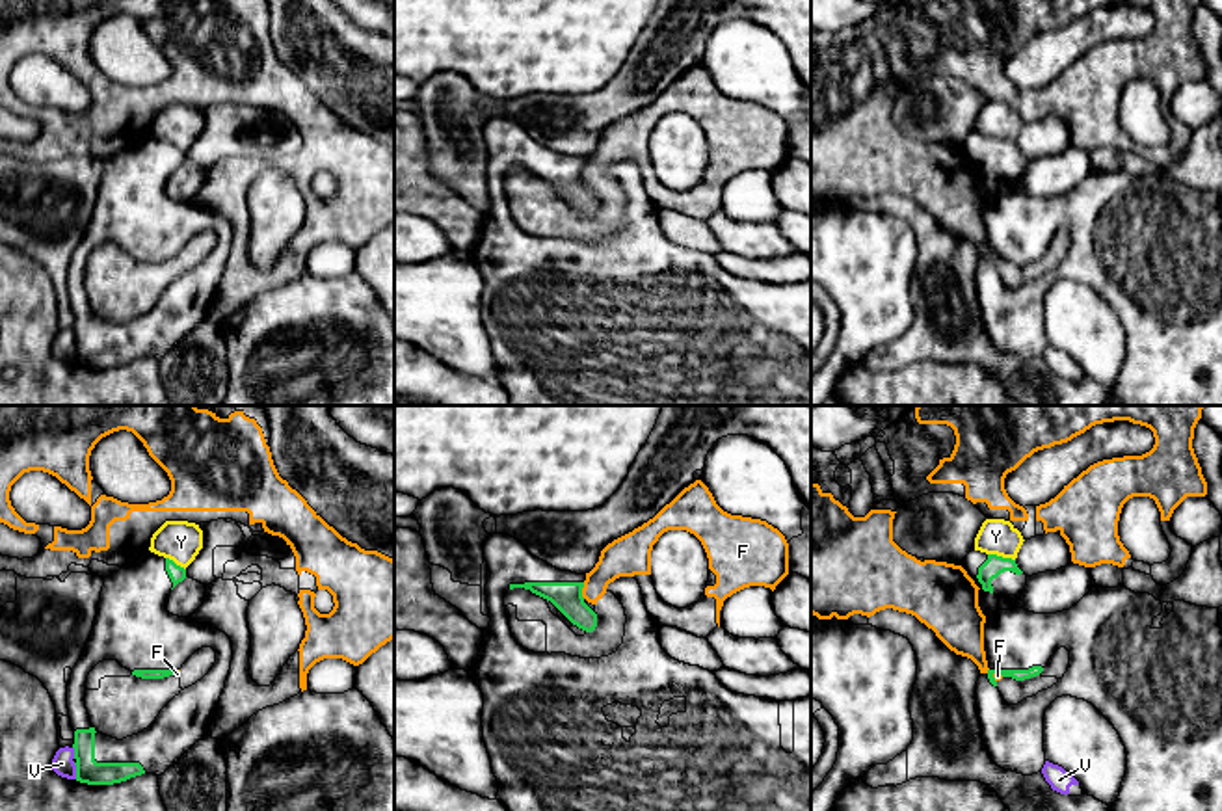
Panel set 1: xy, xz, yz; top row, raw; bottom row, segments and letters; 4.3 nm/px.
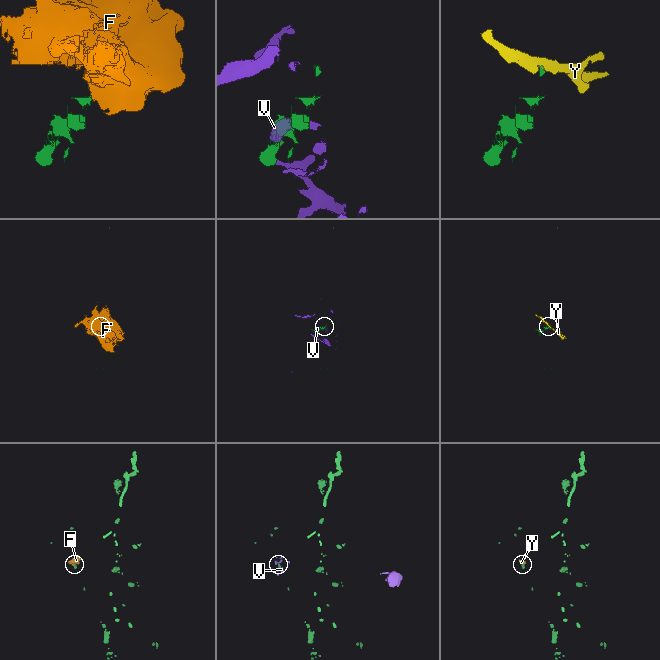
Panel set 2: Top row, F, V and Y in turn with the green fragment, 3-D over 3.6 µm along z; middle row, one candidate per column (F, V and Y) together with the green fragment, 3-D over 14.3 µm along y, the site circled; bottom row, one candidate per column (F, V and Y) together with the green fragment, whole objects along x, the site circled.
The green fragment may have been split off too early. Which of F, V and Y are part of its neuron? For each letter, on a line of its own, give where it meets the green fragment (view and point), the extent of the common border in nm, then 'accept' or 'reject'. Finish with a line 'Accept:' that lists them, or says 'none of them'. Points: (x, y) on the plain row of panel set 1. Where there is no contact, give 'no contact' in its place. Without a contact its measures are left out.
F: xz (581, 173) | 70 nm | reject
V: xy (77, 354) | 70 nm | reject
Y: yz (1001, 140) | 120 nm | reject
Accept: none of them

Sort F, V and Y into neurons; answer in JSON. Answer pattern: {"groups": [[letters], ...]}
{"groups": [["F", "Y"], ["V"]]}

